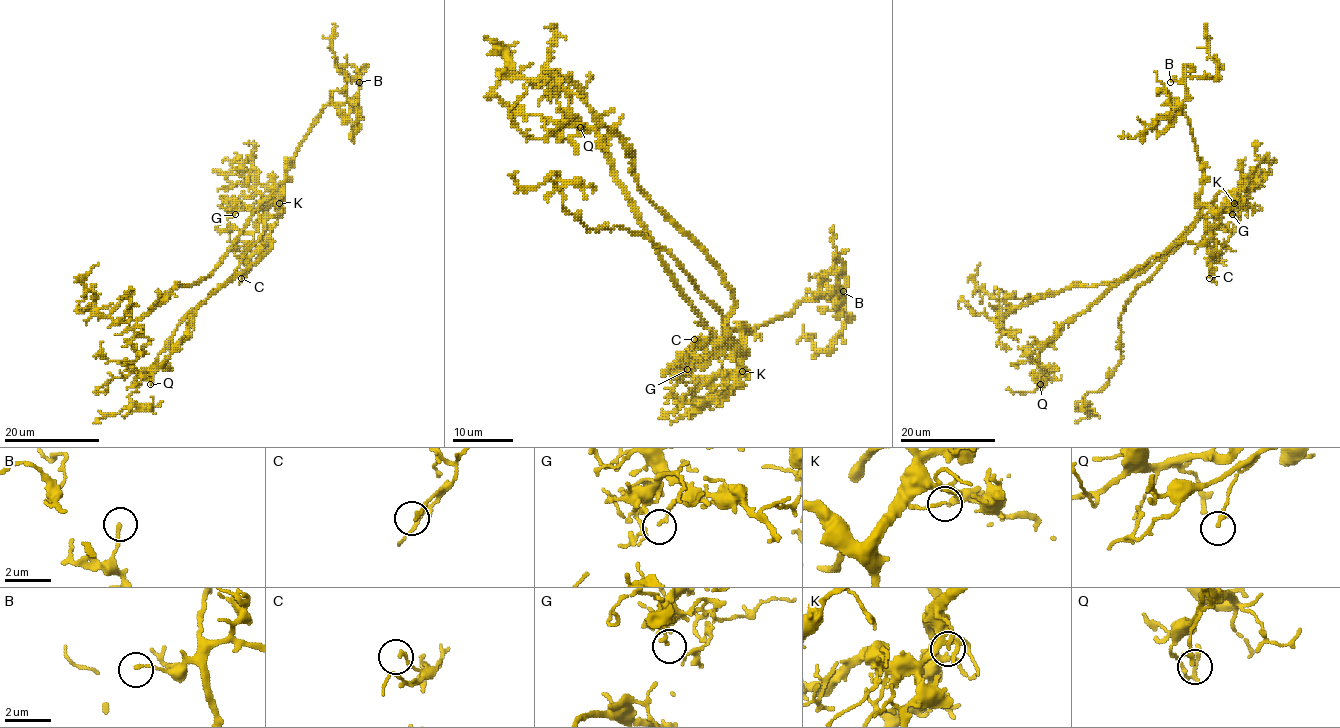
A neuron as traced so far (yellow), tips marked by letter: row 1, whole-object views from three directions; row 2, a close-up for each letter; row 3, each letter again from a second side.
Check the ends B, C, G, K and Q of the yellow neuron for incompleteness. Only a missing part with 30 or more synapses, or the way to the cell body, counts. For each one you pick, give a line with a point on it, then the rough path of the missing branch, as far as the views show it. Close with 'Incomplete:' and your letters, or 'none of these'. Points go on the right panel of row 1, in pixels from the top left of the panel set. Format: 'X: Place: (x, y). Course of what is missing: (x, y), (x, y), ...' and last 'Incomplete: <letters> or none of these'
Incomplete: none of these

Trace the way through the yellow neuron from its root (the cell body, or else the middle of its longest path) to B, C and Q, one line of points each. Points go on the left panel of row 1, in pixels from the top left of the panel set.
B: (277, 194), (281, 211), (279, 195), (286, 163), (326, 105), (351, 99), (354, 103), (359, 82)
C: (277, 194), (281, 215), (271, 229), (268, 242), (246, 262), (248, 270), (241, 278)
Q: (277, 194), (283, 212), (266, 243), (272, 242), (272, 245), (197, 309), (187, 335), (154, 373), (150, 384)

